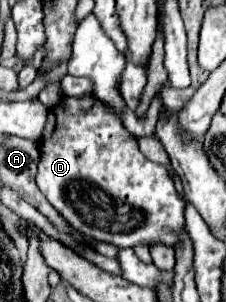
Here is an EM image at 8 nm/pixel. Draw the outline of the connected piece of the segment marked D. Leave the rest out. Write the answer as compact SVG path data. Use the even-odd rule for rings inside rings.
M83 94L83 96L63 96L61 102L49 110L47 122L45 122L41 140L39 140L39 164L37 164L35 182L37 182L39 190L43 192L43 196L51 202L51 206L55 206L55 210L57 210L77 232L81 232L81 234L85 234L87 238L93 238L93 240L97 240L97 242L113 244L113 246L117 246L119 250L123 250L123 248L135 248L135 246L139 246L139 244L145 244L145 246L163 244L163 246L175 248L175 242L179 242L179 238L181 238L183 232L185 232L185 206L187 206L187 202L185 202L183 198L179 198L179 192L175 190L175 184L173 184L169 172L167 172L163 166L159 166L159 164L155 164L155 162L151 162L151 160L147 160L147 158L141 154L139 146L137 146L137 136L131 134L131 132L123 126L121 118L119 118L109 106L105 106L103 102L99 102L99 100L93 98L93 96L87 96L87 94Z

